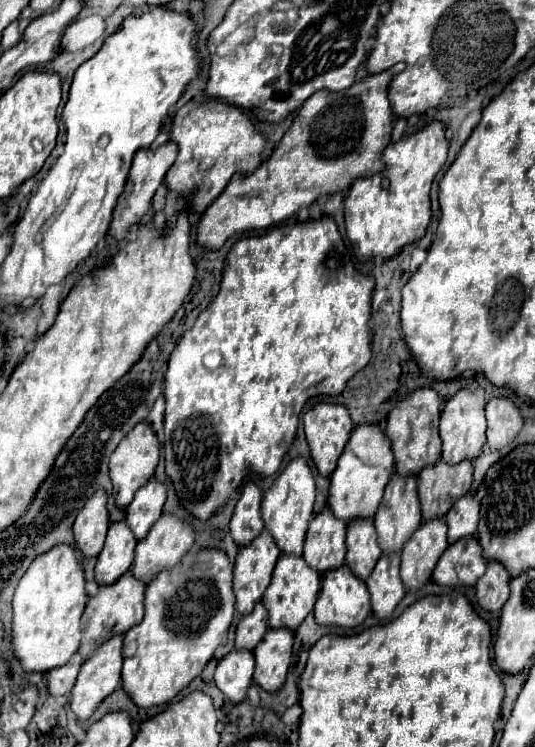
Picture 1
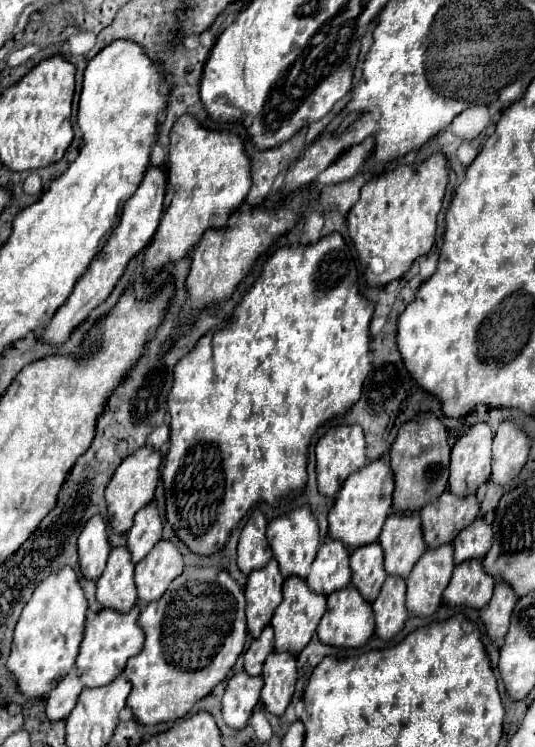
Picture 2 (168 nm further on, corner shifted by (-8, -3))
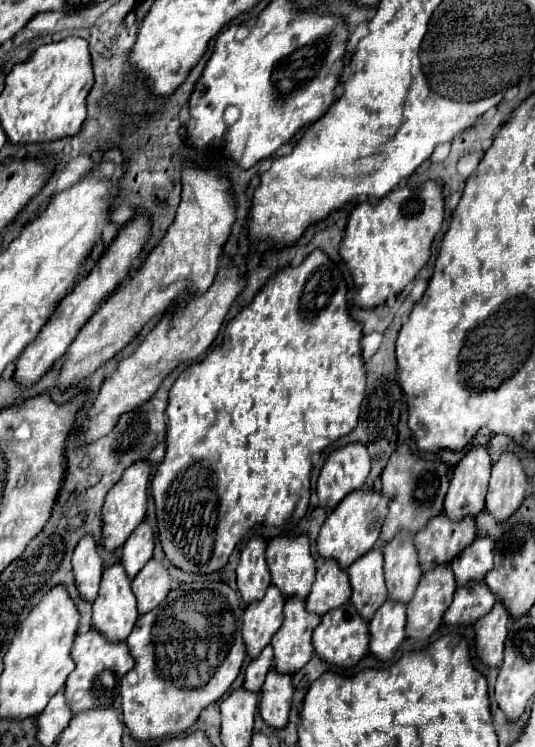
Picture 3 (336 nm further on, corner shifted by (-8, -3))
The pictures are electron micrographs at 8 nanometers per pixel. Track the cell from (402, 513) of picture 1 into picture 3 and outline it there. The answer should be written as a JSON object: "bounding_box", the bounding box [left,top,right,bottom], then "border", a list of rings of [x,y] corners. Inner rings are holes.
{"bounding_box":[385,534,421,604],"border":[[[397,534],[393,542],[385,544],[385,582],[389,590],[389,600],[409,604],[421,580],[421,568],[417,564],[417,552],[413,546],[413,536]]]}

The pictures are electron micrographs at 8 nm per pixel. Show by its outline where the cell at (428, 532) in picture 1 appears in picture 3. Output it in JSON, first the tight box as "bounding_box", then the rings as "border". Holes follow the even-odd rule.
{"bounding_box":[407,564,457,640],"border":[[[447,564],[435,566],[423,574],[415,596],[407,606],[407,638],[427,640],[439,628],[455,590],[457,584]]]}

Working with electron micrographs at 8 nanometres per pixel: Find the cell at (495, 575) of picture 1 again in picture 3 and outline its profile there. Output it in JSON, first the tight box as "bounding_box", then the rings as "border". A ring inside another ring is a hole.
{"bounding_box":[475,602,509,666],"border":[[[501,602],[493,610],[475,622],[475,650],[477,658],[487,666],[501,666],[503,644],[509,632],[509,612]]]}

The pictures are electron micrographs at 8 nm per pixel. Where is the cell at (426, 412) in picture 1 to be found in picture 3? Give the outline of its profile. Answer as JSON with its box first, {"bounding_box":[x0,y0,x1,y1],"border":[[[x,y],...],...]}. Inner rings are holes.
{"bounding_box":[381,446,449,542],"border":[[[399,446],[391,454],[381,474],[381,482],[383,482],[381,494],[389,498],[389,512],[381,530],[383,542],[389,542],[399,532],[417,534],[417,530],[421,530],[421,526],[425,526],[429,518],[435,518],[437,514],[443,512],[443,498],[449,488],[447,474],[449,474],[449,468],[443,462],[427,462],[427,460],[415,458],[407,446]]]}

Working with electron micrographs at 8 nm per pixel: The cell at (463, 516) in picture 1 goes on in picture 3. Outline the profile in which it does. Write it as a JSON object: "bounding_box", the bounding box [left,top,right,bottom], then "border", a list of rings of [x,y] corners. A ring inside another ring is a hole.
{"bounding_box":[451,538,493,586],"border":[[[475,538],[471,546],[467,546],[453,562],[451,570],[459,586],[467,582],[483,582],[485,574],[493,568],[493,540],[491,538]]]}

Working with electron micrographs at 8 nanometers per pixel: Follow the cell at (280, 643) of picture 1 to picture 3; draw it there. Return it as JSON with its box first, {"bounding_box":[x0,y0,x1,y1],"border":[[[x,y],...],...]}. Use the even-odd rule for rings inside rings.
{"bounding_box":[259,670,293,728],"border":[[[271,670],[263,684],[259,702],[259,712],[267,726],[285,728],[291,708],[291,696],[293,696],[291,676],[277,674],[275,670]]]}

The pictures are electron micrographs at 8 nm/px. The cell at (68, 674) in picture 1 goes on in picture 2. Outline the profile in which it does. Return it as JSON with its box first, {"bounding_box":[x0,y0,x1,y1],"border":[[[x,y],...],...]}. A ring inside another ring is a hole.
{"bounding_box":[45,672,85,720],"border":[[[77,672],[67,674],[59,682],[59,686],[55,686],[45,698],[45,702],[47,702],[47,718],[49,720],[65,718],[73,710],[73,706],[75,706],[75,702],[77,702],[83,688],[85,686],[81,686],[81,678],[79,678]]]}

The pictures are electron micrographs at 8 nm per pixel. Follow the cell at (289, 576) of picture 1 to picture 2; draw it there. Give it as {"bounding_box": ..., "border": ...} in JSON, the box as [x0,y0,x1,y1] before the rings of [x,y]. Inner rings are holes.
{"bounding_box":[271,576,327,654],"border":[[[289,576],[283,582],[283,602],[277,606],[271,626],[275,630],[275,652],[291,652],[299,654],[315,634],[315,628],[325,612],[327,596],[321,592],[309,590],[307,582],[299,576]]]}

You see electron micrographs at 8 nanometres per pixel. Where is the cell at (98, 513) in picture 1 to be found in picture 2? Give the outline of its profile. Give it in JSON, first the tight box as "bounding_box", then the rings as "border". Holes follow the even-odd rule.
{"bounding_box":[77,514,111,580],"border":[[[95,514],[85,524],[85,530],[79,534],[77,546],[83,576],[89,580],[97,580],[103,574],[107,556],[111,552],[111,544],[107,540],[107,526],[101,514]]]}

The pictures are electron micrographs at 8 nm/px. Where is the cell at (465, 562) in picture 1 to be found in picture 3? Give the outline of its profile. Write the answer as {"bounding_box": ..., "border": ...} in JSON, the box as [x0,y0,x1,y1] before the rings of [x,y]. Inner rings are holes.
{"bounding_box":[443,582,497,626],"border":[[[469,582],[467,586],[457,588],[455,598],[453,598],[449,610],[443,616],[443,622],[451,624],[451,626],[455,626],[455,624],[461,624],[461,626],[475,624],[479,618],[489,614],[489,610],[493,608],[495,602],[497,602],[497,598],[487,588],[487,584]]]}

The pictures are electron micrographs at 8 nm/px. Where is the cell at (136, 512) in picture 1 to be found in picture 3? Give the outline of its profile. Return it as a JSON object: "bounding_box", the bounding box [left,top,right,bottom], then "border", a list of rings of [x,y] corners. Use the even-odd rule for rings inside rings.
{"bounding_box":[121,520,153,580],"border":[[[145,520],[137,526],[137,530],[129,536],[125,546],[121,548],[121,566],[133,580],[145,566],[145,562],[151,560],[151,556],[153,556],[153,530],[151,524]]]}

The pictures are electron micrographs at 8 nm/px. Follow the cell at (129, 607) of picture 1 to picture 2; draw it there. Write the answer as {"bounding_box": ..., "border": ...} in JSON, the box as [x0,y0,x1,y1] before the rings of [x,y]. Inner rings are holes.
{"bounding_box":[77,604,145,688],"border":[[[135,604],[129,612],[119,612],[111,608],[103,608],[99,612],[91,612],[85,622],[85,638],[81,642],[81,650],[77,656],[77,672],[87,688],[109,684],[127,664],[131,656],[143,650],[145,632],[139,626],[139,606]]]}

